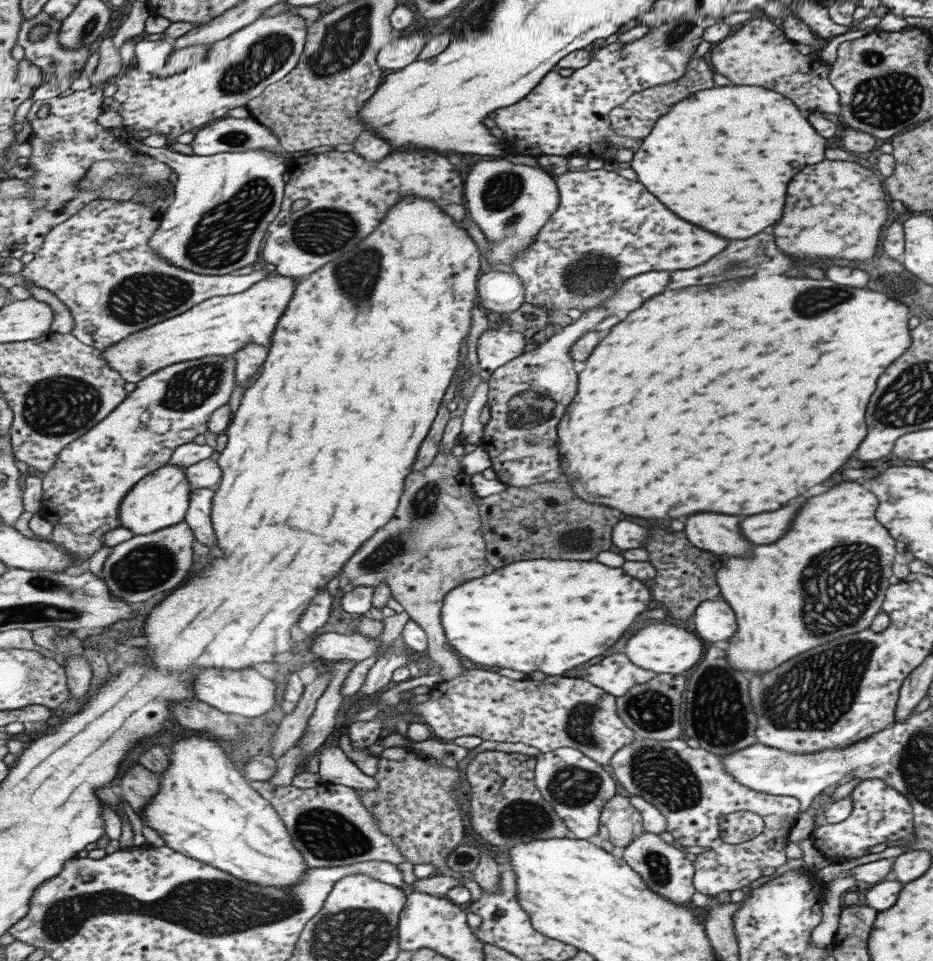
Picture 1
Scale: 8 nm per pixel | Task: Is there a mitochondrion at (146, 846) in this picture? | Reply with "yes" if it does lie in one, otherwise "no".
no

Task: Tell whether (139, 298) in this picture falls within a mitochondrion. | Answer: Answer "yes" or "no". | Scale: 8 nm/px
yes

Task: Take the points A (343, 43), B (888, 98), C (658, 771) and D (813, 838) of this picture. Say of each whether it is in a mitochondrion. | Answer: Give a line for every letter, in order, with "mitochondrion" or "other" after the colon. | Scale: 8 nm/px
A: mitochondrion
B: mitochondrion
C: mitochondrion
D: other

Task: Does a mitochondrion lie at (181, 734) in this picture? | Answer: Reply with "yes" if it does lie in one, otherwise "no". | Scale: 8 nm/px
no

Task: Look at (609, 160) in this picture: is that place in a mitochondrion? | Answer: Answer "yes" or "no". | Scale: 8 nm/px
no

